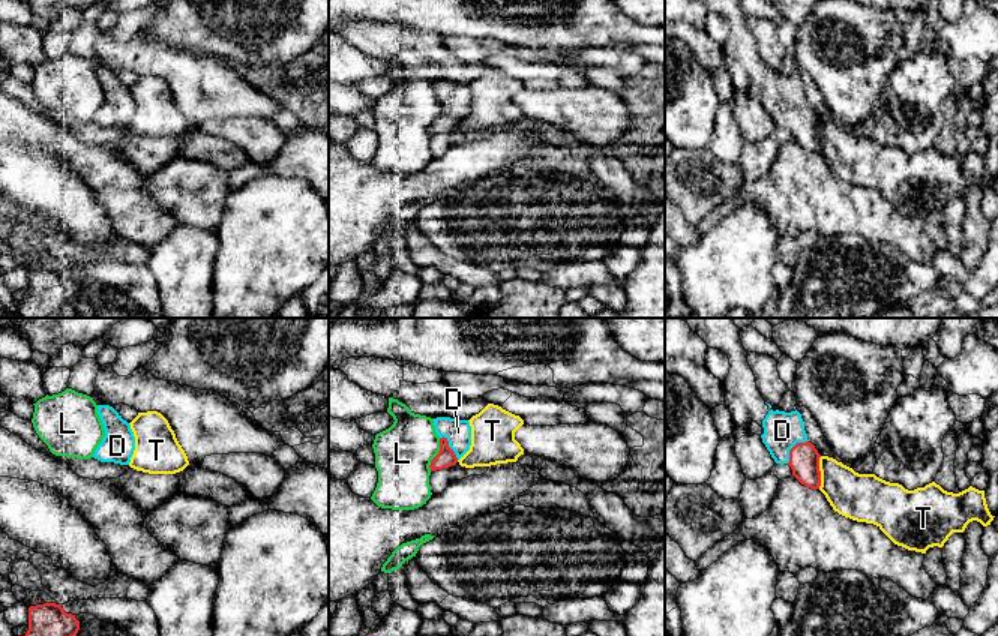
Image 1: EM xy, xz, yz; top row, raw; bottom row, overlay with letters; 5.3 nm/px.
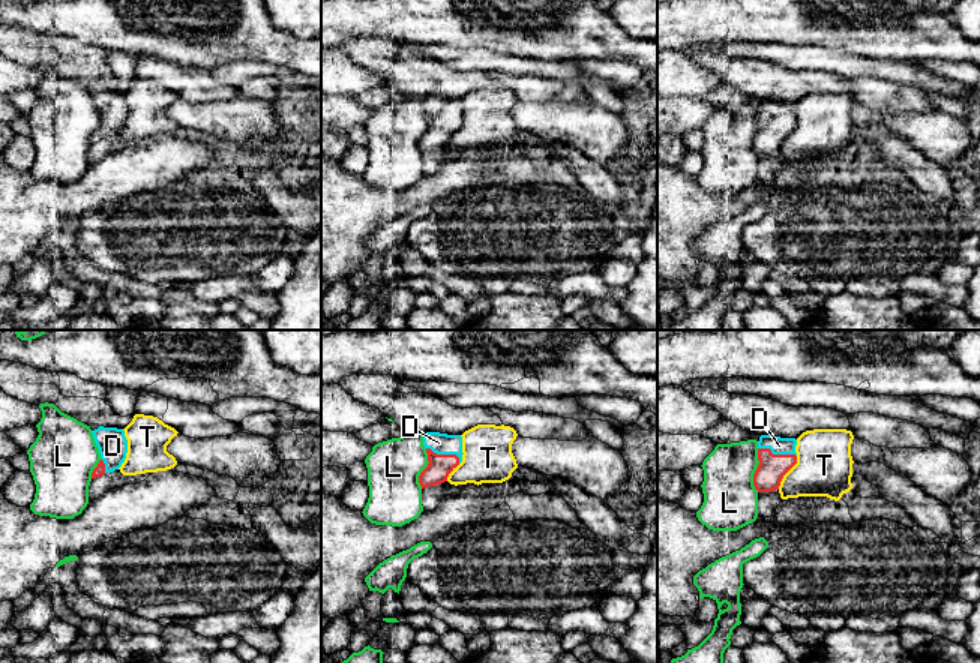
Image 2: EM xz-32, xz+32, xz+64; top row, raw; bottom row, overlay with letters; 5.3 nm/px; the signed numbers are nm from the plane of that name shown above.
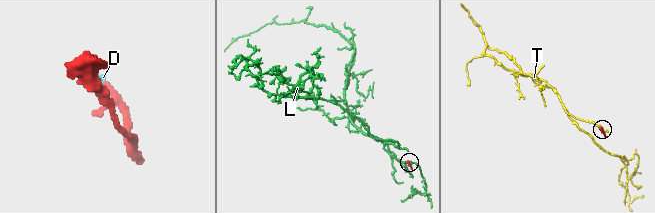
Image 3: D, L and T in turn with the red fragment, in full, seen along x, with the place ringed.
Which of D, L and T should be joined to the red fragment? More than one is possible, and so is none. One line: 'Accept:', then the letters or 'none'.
Accept: D

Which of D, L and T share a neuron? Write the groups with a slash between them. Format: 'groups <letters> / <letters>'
groups D / L / T

